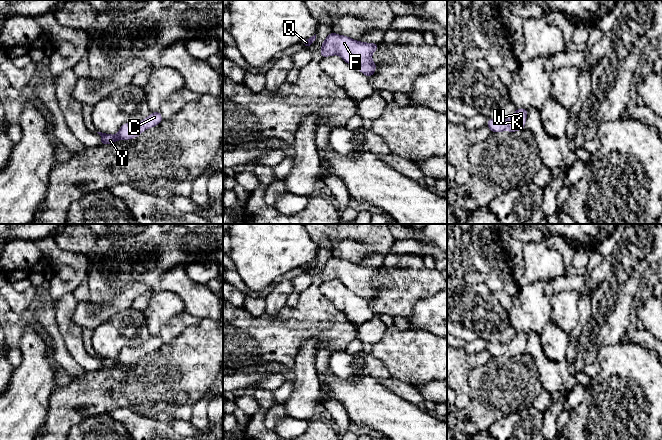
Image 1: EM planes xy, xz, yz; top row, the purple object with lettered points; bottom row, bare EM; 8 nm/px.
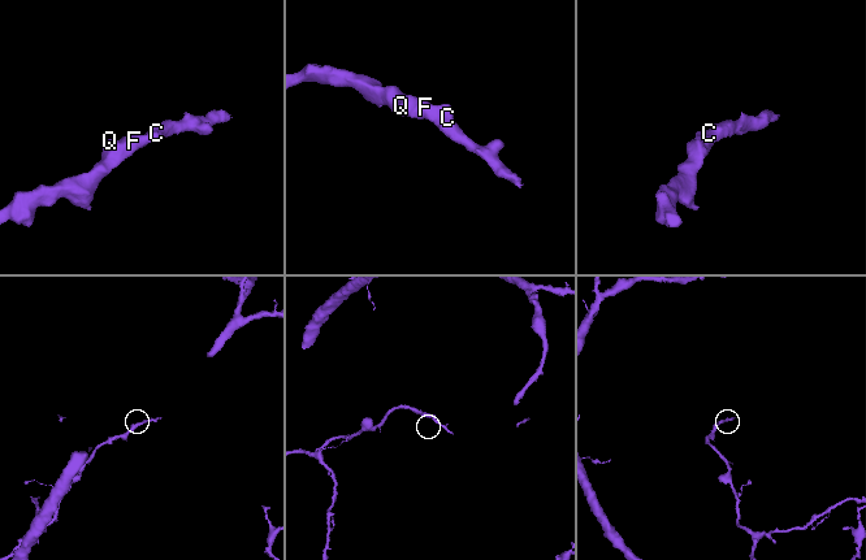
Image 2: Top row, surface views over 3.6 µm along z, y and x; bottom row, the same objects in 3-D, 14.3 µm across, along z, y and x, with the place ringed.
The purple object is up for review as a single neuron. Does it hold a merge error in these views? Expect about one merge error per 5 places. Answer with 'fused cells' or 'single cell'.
single cell

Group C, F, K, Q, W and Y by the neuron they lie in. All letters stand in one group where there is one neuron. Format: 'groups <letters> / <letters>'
groups C F K Q W Y

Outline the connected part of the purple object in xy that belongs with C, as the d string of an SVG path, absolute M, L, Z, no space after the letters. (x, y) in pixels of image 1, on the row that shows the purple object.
M160 111L152 112L148 117L141 122L124 123L121 125L116 135L97 132L101 136L101 146L112 144L118 140L130 140L138 137L143 131L153 128L161 123L163 120Z

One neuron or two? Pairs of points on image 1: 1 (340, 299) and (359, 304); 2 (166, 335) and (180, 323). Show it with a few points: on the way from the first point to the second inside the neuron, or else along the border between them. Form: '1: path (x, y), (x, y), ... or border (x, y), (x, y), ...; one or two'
1: path (345, 300), (354, 304); one
2: path (169, 332), (177, 325); one

